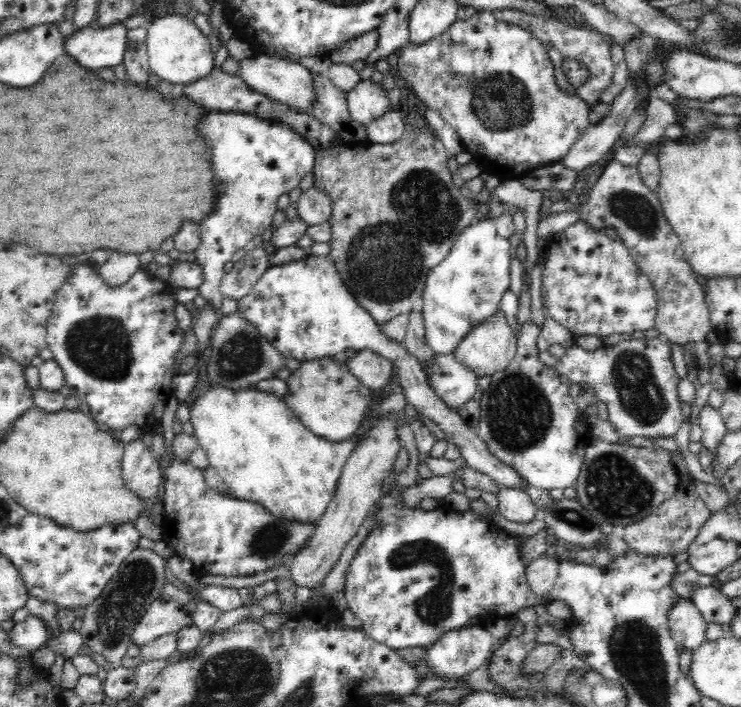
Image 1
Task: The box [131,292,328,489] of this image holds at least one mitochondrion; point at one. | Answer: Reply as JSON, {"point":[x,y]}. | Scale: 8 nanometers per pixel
{"point":[242,354]}

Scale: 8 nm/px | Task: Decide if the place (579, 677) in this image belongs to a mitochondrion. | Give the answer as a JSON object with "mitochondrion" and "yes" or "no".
{"mitochondrion":"yes"}

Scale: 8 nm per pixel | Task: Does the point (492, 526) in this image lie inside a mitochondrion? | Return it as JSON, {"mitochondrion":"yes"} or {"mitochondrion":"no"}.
{"mitochondrion":"no"}

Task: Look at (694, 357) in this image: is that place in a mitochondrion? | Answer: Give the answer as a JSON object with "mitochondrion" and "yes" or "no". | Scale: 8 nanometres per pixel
{"mitochondrion":"yes"}

